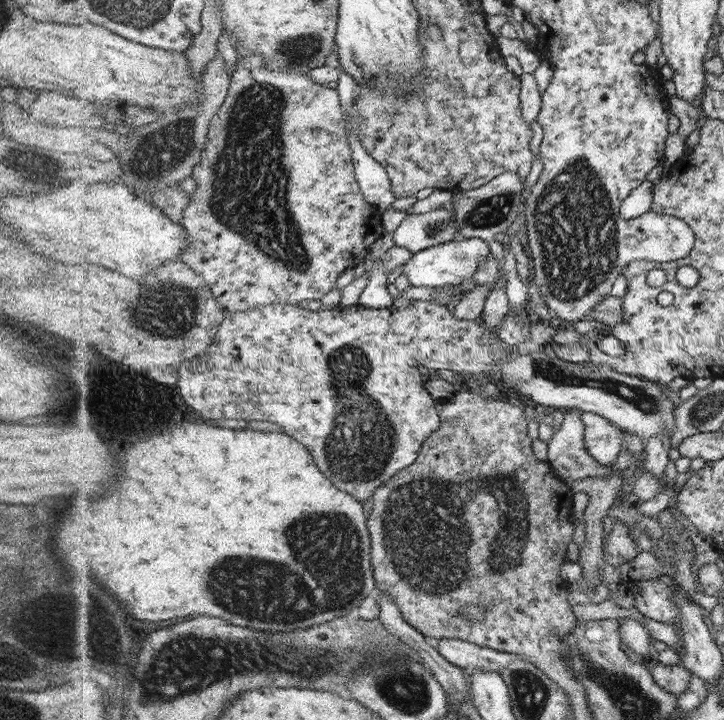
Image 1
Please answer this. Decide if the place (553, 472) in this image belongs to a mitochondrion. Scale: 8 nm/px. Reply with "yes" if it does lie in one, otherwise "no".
no

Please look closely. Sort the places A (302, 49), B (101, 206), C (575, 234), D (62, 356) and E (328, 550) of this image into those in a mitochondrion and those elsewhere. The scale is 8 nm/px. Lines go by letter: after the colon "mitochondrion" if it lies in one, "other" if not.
A: mitochondrion
B: other
C: mitochondrion
D: other
E: mitochondrion

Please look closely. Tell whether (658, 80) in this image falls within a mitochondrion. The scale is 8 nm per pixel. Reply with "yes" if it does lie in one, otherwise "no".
no

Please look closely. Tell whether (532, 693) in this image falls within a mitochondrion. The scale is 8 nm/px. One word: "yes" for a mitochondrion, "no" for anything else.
yes

